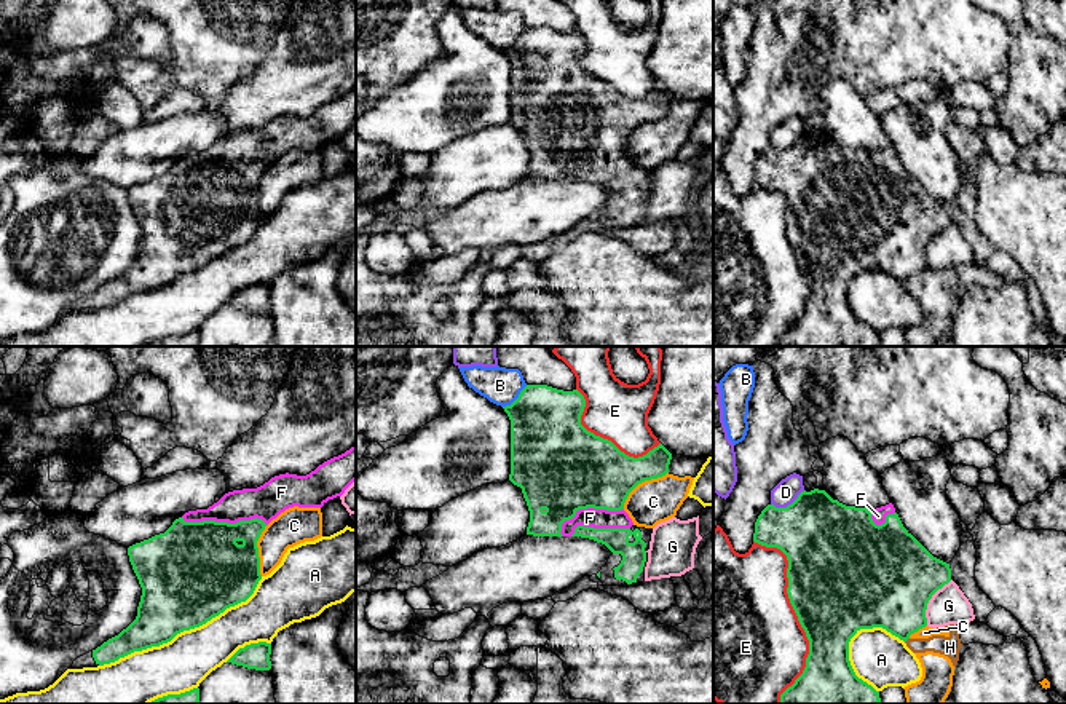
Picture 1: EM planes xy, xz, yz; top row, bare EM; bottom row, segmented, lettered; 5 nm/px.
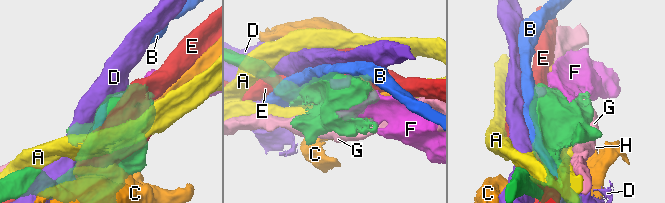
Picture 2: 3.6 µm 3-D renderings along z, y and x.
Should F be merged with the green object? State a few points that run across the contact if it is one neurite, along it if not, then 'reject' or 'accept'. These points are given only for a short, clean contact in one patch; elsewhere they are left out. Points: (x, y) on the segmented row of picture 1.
accept

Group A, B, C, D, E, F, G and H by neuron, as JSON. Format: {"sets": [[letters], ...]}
{"sets": [["A"], ["B"], ["C", "H"], ["D"], ["E"], ["F"], ["G"]]}

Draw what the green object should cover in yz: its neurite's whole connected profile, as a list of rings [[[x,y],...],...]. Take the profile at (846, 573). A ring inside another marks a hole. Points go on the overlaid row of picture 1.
[[[825,490],[801,492],[787,508],[768,504],[755,522],[753,541],[780,549],[788,560],[787,594],[809,640],[803,674],[780,694],[780,704],[879,704],[879,691],[859,678],[849,661],[849,642],[860,629],[882,627],[906,642],[927,626],[932,595],[951,581],[950,564],[934,557],[902,524],[892,503],[868,511],[846,506]]]

